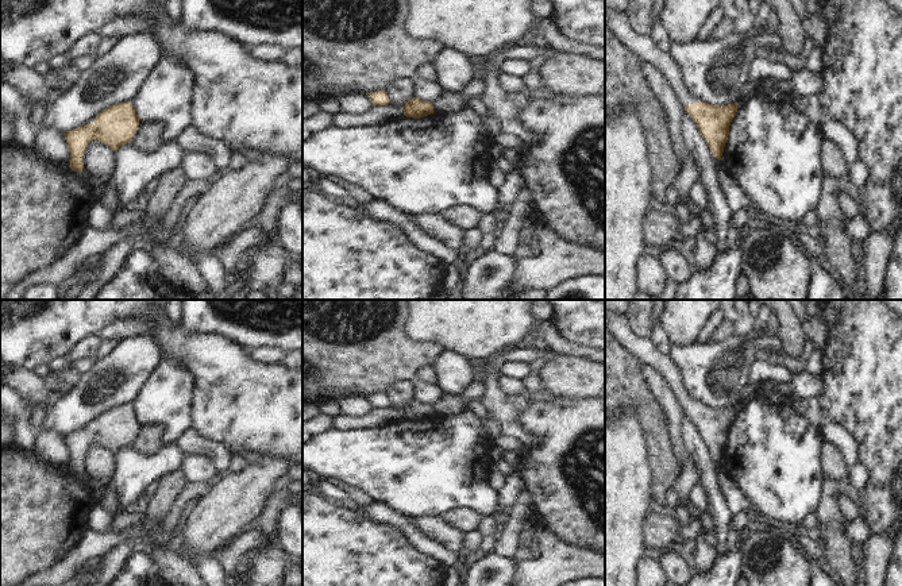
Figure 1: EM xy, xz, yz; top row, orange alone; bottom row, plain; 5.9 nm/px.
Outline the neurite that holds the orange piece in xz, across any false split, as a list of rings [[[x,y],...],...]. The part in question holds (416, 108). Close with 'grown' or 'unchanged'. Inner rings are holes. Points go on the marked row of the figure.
[[[413,97],[404,107],[404,116],[420,119],[433,113],[433,107],[431,101],[420,100],[419,97]]] | unchanged

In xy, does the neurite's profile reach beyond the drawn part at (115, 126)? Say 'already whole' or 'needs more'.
already whole

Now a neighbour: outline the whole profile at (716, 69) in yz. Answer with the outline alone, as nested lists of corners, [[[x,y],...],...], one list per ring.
[[[753,27],[735,30],[718,38],[672,43],[670,53],[676,59],[697,103],[728,105],[740,101],[751,61],[760,46],[752,34]]]

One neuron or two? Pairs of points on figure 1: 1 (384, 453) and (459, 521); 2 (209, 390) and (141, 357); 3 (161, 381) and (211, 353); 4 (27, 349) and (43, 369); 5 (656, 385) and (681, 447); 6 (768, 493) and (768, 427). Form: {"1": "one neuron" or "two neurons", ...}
{"1": "two neurons", "2": "two neurons", "3": "two neurons", "4": "two neurons", "5": "one neuron", "6": "one neuron"}

